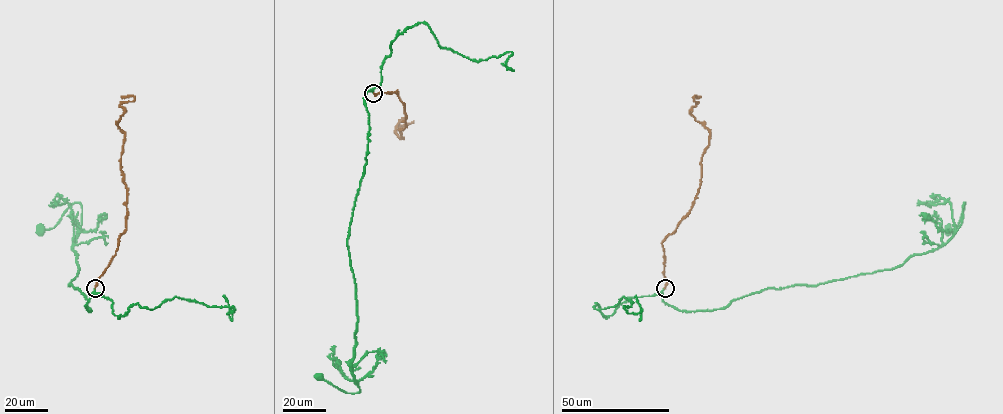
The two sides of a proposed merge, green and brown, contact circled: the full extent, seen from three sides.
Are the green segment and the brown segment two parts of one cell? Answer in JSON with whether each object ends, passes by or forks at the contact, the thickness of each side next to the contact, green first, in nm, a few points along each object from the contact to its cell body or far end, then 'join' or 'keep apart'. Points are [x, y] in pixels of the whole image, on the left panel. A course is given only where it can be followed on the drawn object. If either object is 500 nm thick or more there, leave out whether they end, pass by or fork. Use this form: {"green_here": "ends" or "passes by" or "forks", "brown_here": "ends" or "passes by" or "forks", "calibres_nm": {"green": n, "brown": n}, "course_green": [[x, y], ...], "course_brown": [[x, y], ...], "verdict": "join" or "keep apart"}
{"green_here": "ends", "brown_here": "ends", "calibres_nm": {"green": 240, "brown": 240}, "course_green": [[95, 288], [90, 311], [69, 285], [79, 269], [82, 205], [41, 230]], "course_brown": [[95, 287], [126, 229], [120, 159], [125, 133], [117, 122], [124, 111], [119, 106], [133, 96], [121, 97]], "verdict": "join"}

